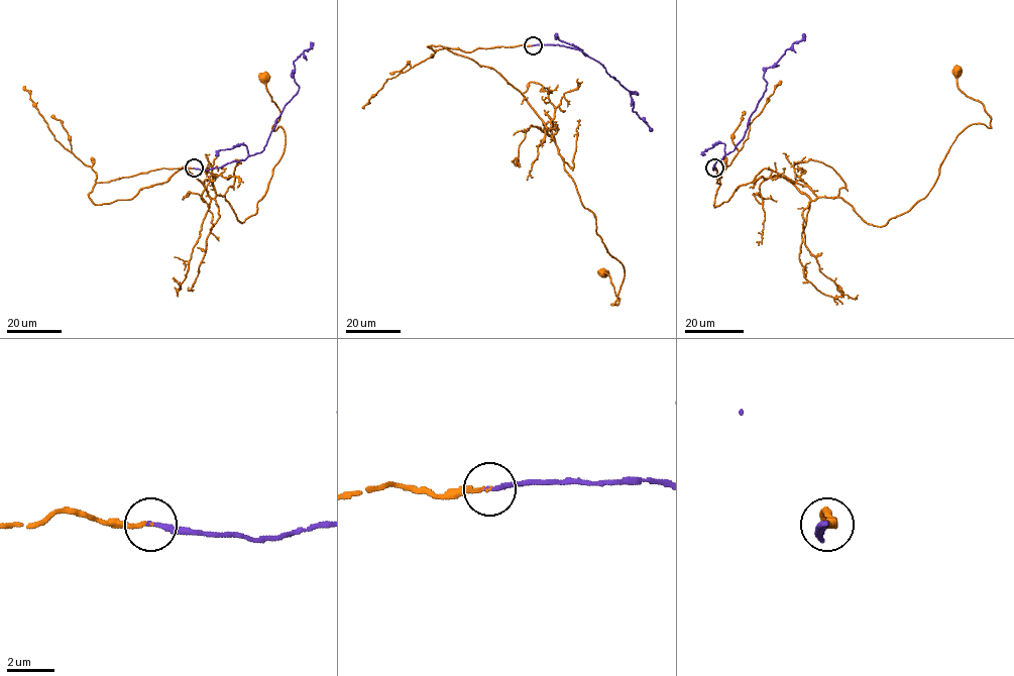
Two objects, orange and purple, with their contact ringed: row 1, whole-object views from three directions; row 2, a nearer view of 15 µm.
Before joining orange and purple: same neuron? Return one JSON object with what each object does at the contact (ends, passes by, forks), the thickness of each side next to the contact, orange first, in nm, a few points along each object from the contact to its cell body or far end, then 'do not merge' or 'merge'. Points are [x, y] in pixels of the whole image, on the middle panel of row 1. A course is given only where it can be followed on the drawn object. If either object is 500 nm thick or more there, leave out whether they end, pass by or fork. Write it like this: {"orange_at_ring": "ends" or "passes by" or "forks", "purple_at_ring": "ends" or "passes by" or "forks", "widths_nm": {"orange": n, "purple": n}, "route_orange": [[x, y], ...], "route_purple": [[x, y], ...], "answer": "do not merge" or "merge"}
{"orange_at_ring": "ends", "purple_at_ring": "ends", "widths_nm": {"orange": 150, "purple": 190}, "route_orange": [[532, 45], [428, 46], [495, 70], [523, 96], [624, 269], [616, 305], [604, 271]], "route_purple": [[532, 45], [559, 44], [581, 49], [599, 62], [628, 91], [638, 94], [630, 95], [633, 110], [650, 130]], "answer": "merge"}

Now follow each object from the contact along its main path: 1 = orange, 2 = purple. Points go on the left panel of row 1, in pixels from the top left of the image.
1: (193, 168), (95, 183), (89, 199), (130, 199), (184, 168), (242, 223), (285, 143), (265, 78)
2: (193, 168), (220, 167), (263, 149), (275, 120), (298, 90), (291, 75), (294, 62), (311, 42)

